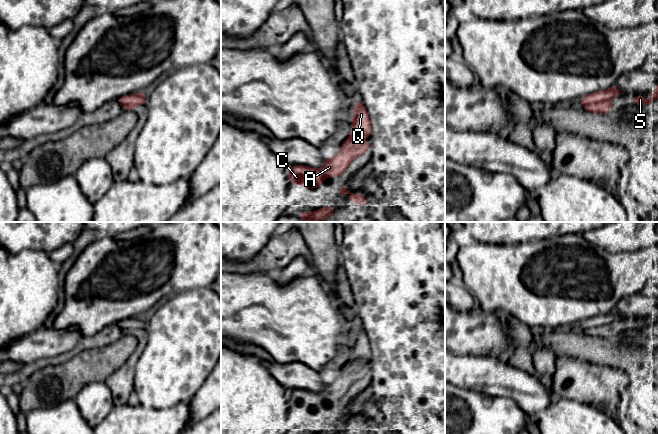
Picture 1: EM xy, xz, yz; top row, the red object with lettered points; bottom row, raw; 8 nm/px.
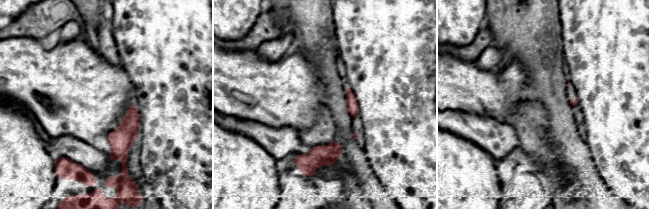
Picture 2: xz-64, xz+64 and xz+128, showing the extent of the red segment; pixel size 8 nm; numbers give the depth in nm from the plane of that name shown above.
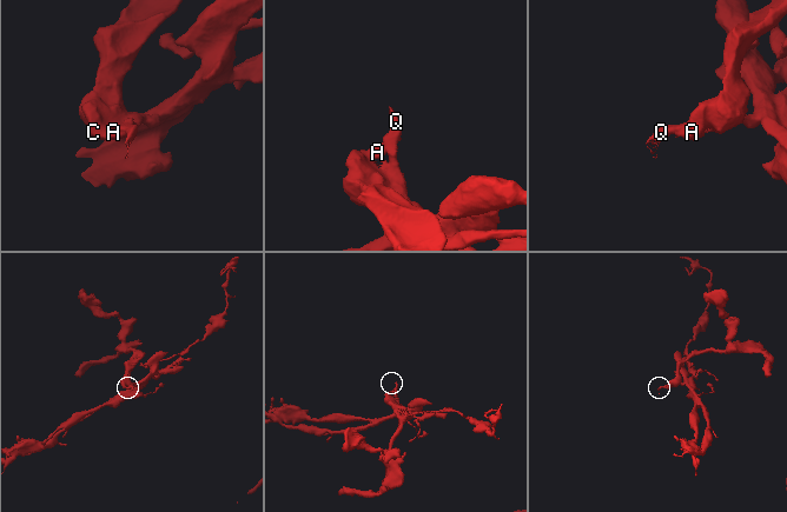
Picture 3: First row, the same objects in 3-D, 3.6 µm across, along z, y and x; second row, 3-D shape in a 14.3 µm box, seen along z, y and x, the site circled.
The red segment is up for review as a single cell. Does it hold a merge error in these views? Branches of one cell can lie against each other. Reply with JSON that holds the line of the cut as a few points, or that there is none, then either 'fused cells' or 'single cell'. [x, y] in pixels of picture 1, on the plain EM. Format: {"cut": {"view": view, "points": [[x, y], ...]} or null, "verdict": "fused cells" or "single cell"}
{"cut": {"view": "yz", "points": [[609, 323], [592, 326], [584, 330]]}, "verdict": "fused cells"}

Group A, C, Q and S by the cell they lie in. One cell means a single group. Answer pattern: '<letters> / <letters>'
A C S / Q

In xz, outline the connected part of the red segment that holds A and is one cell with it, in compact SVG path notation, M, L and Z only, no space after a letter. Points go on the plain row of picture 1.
M349 362L341 368L341 373L334 382L325 383L322 392L294 389L288 393L288 403L291 408L299 408L303 412L318 412L323 408L324 402L340 400L370 369L371 367L366 368L359 363Z

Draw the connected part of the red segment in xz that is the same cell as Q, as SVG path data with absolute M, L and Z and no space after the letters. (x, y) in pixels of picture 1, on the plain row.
M358 324L355 327L353 342L352 342L352 355L349 362L359 363L370 361L371 359L371 346L368 336L364 329Z

